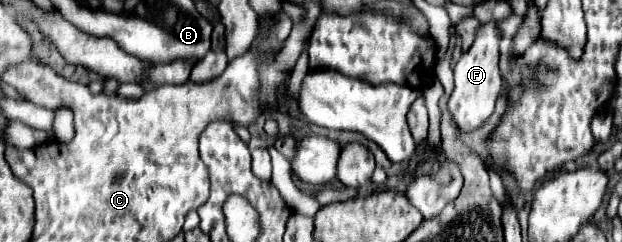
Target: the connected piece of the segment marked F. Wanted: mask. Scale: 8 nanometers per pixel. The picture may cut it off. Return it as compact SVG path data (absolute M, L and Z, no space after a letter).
M497 22L481 24L473 46L469 48L469 52L461 54L459 62L455 64L455 88L447 102L447 108L459 132L473 132L481 128L495 110L495 100L503 86L499 72L499 30L495 24Z

